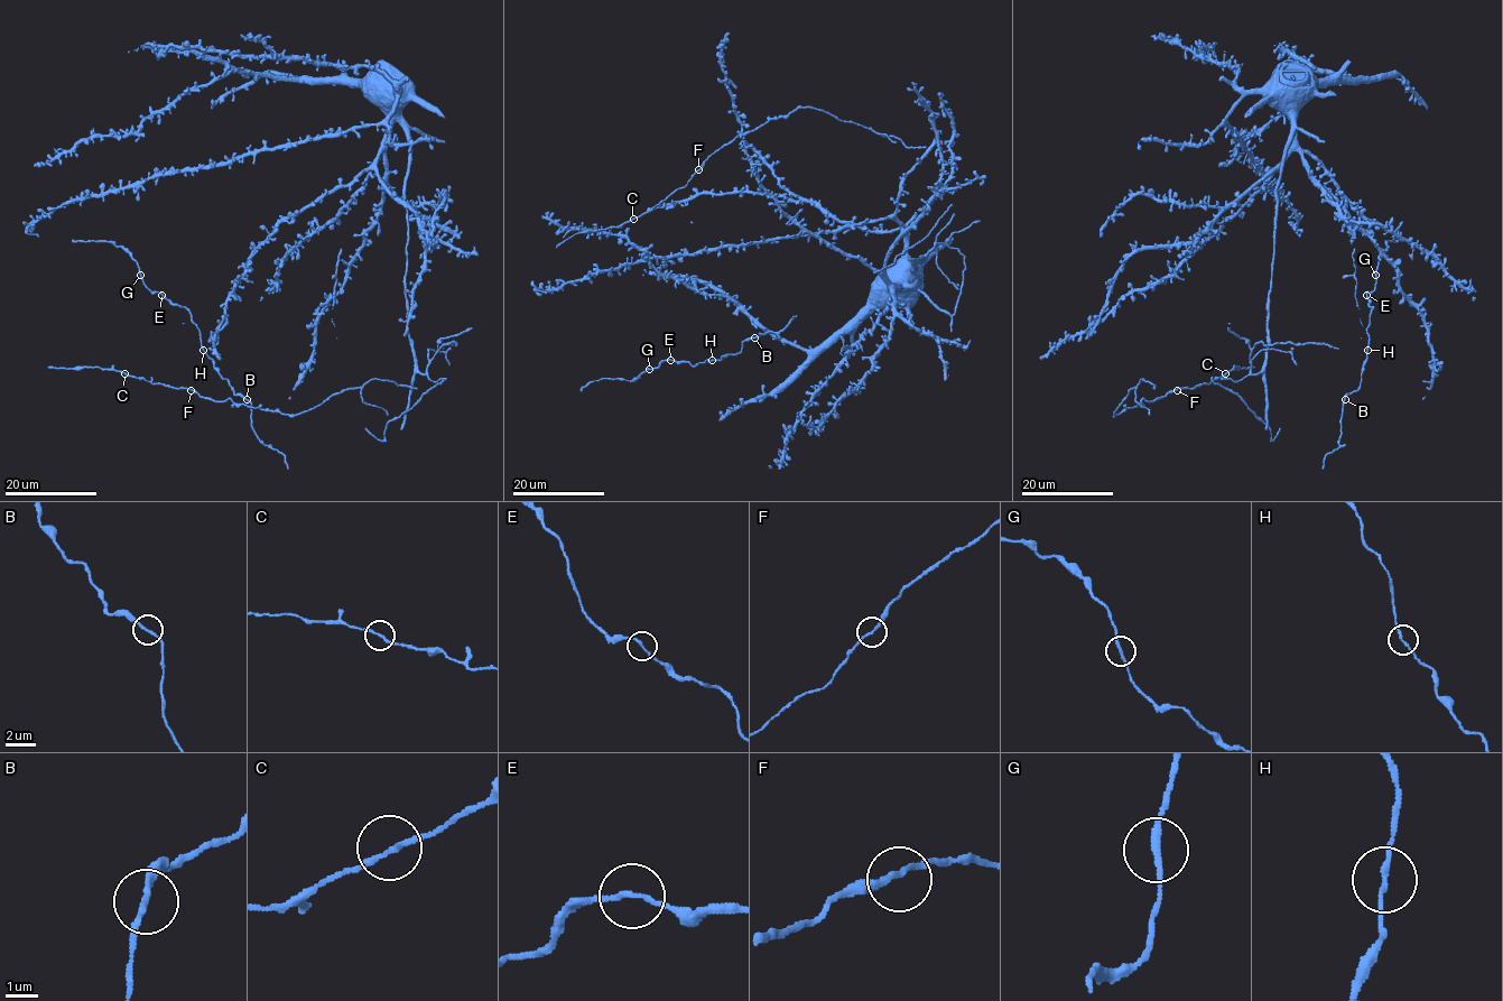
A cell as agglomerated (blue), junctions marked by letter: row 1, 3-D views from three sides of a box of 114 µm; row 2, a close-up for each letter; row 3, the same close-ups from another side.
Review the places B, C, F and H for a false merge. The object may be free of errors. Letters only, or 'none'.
none

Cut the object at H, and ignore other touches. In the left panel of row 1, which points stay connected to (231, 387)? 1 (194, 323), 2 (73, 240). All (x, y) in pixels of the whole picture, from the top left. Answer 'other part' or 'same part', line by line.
1: other part
2: other part

